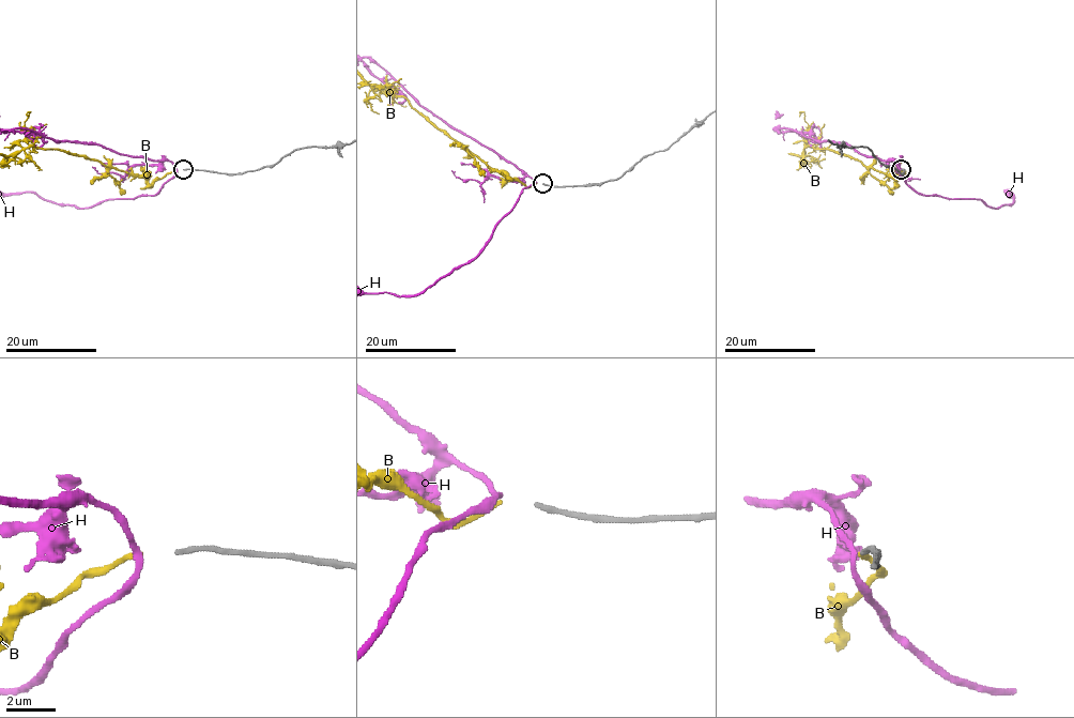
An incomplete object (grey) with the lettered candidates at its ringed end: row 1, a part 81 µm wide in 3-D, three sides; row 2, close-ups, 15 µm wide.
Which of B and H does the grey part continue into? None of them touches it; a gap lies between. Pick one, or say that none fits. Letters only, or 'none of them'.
B

